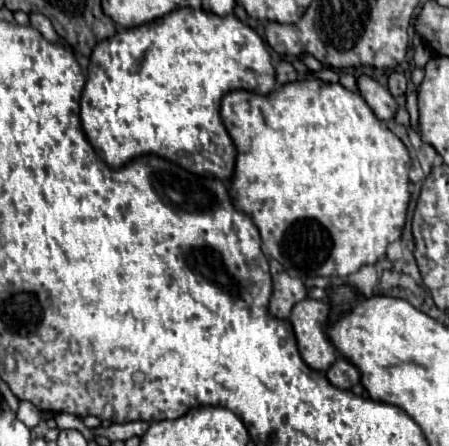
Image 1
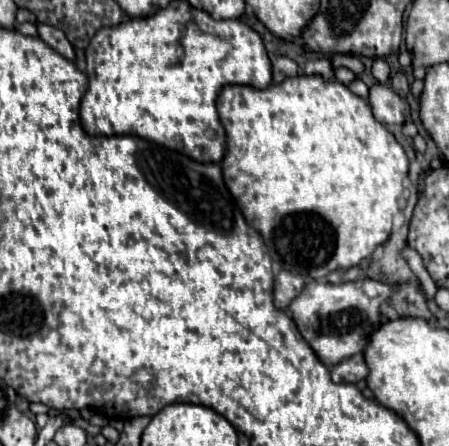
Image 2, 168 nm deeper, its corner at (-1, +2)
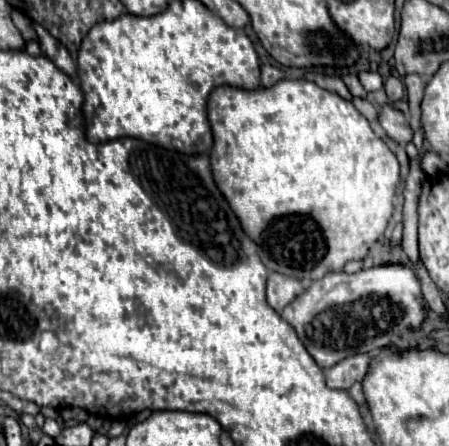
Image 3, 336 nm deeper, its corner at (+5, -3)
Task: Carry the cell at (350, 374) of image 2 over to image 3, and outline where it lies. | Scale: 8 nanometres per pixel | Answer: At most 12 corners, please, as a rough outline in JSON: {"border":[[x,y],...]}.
{"border":[[368,353],[324,369],[330,389],[350,389],[370,369]]}

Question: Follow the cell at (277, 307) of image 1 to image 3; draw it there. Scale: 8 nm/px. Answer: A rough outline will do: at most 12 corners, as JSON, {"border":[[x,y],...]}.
{"border":[[282,273],[268,275],[268,305],[282,309],[304,291]]}

